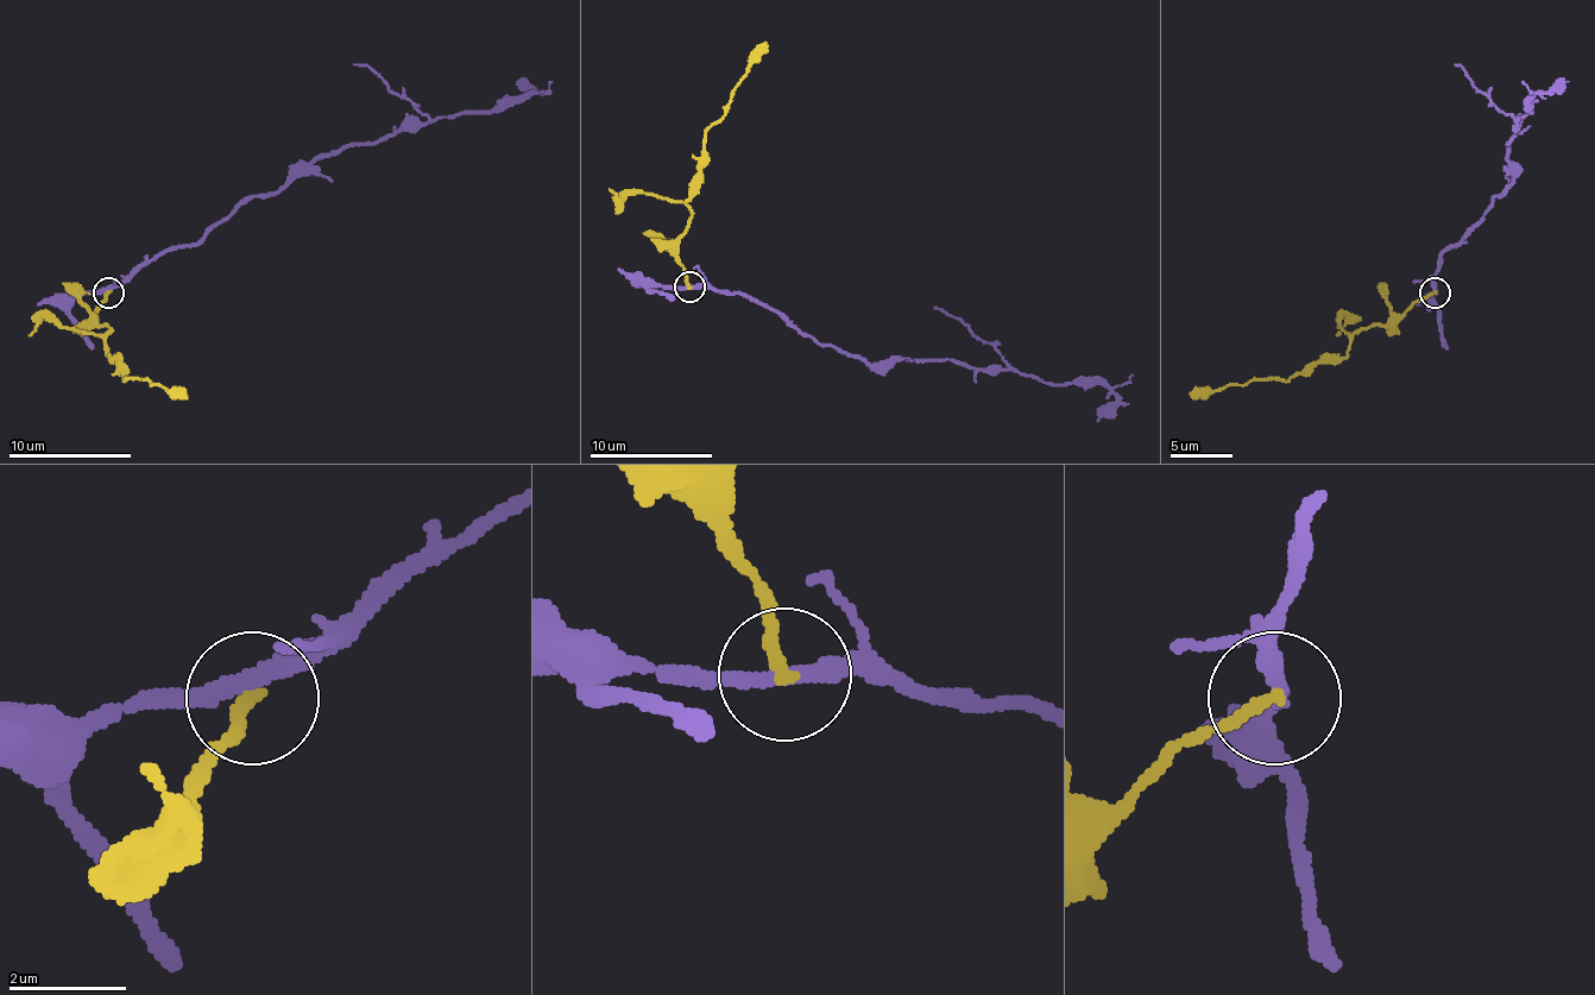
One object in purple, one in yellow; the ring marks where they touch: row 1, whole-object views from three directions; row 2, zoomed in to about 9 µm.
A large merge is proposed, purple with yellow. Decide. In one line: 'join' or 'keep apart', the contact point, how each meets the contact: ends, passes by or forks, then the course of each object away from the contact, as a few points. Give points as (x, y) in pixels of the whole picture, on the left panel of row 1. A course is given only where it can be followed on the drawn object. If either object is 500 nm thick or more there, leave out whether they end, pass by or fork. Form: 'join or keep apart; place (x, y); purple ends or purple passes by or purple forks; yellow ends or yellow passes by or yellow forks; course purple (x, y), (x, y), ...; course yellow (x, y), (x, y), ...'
keep apart; place (108, 293); purple passes by; yellow ends; course purple (107, 291), (197, 243), (240, 205), (283, 190), (317, 159), (465, 113), (492, 113), (536, 92), (517, 82); course yellow (107, 291), (99, 322), (111, 332), (105, 344), (123, 378), (145, 378), (166, 390), (178, 390), (188, 400)

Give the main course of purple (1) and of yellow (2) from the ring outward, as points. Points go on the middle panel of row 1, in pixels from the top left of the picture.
1: (688, 288), (744, 294), (820, 342), (864, 358), (953, 358), (1046, 383), (1101, 383), (1116, 402), (1098, 420)
2: (688, 288), (679, 241), (692, 211), (685, 205), (694, 195), (704, 133), (725, 112), (746, 65), (768, 44)

